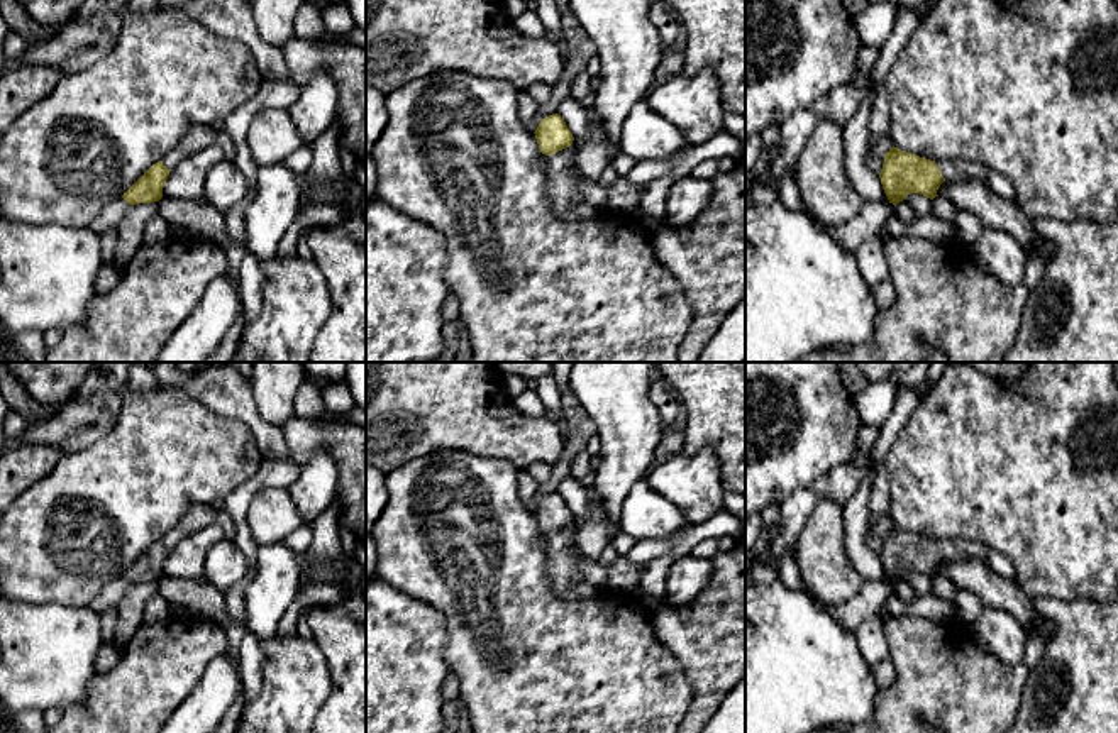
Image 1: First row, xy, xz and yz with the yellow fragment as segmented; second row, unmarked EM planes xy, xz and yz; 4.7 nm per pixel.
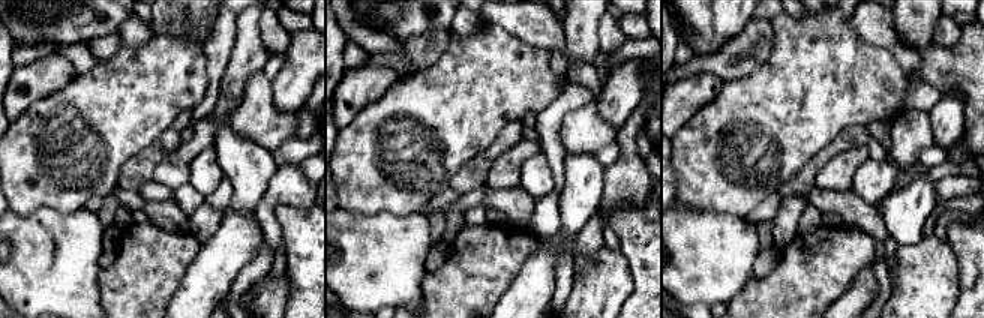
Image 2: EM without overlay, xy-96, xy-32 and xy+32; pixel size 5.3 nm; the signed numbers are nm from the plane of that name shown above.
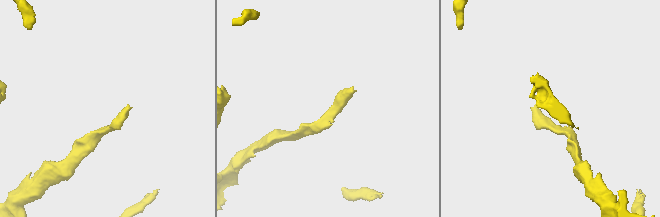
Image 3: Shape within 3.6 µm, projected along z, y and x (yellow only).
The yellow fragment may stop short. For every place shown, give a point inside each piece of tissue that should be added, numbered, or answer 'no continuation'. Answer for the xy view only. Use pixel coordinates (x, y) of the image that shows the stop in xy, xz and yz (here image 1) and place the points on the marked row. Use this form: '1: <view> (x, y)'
1: xy (200, 136)

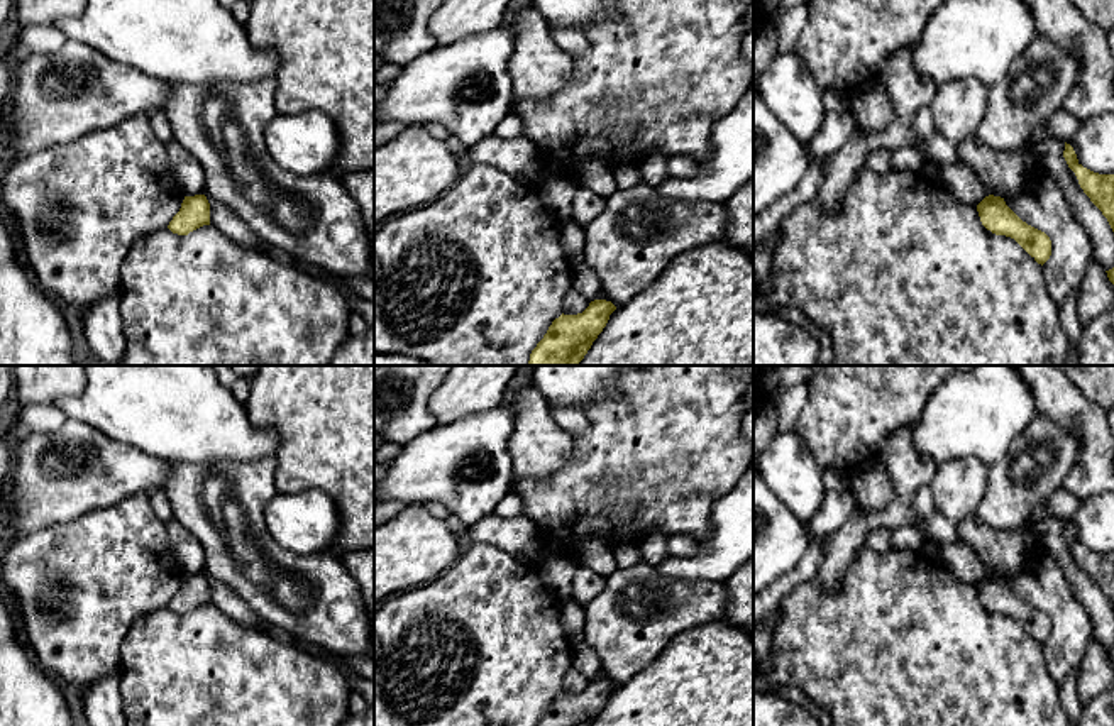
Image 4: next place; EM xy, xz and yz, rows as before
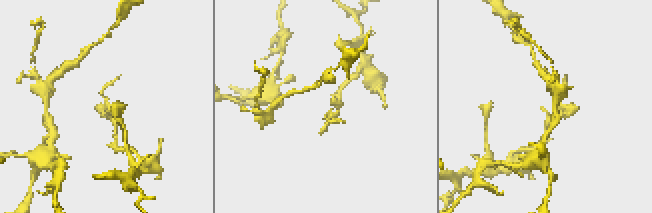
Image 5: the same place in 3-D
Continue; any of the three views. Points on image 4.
no continuation

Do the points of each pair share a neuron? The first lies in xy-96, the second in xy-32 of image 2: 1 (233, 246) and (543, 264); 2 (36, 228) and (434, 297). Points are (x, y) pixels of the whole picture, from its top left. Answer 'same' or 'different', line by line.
1: same
2: different

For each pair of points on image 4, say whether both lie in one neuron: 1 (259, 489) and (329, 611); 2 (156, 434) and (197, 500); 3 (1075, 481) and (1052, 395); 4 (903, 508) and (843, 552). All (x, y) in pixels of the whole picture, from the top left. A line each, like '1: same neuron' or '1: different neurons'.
1: same neuron
2: different neurons
3: same neuron
4: same neuron

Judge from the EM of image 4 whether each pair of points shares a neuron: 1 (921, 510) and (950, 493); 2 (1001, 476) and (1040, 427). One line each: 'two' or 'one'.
1: two
2: one

